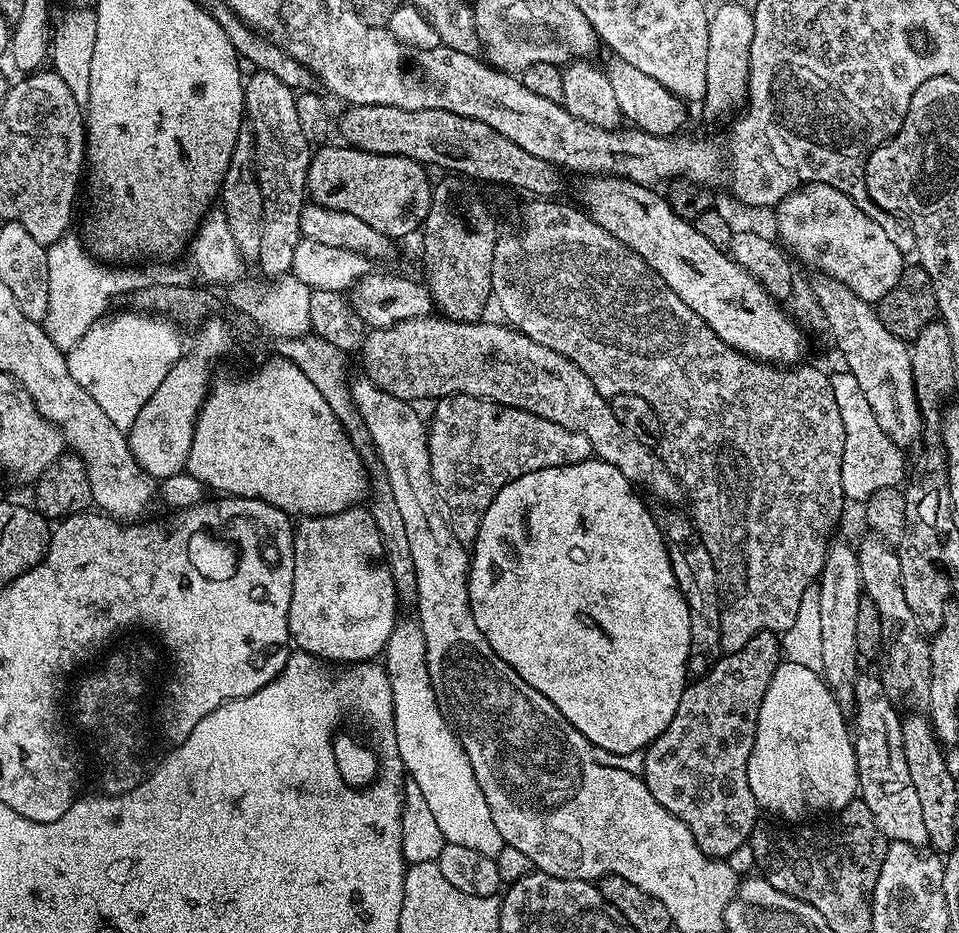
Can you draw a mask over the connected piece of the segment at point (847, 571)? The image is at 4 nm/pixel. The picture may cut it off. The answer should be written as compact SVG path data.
M836 539L829 543L828 553L824 558L824 568L818 577L818 591L819 605L822 609L822 666L824 667L822 675L839 704L848 706L852 704L854 698L854 686L858 675L856 663L861 659L858 654L858 637L854 635L854 625L858 622L858 606L862 599L862 589L860 587L860 567L856 557L856 548L853 545L843 544L842 541Z

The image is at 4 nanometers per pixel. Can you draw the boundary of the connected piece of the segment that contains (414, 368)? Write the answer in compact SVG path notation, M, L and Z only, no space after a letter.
M433 314L398 322L394 326L371 329L364 337L363 375L373 380L382 390L386 390L386 394L394 394L394 398L409 402L435 402L442 396L477 396L496 404L505 404L508 408L526 410L550 422L558 422L558 426L581 432L591 442L595 459L604 460L610 466L622 470L631 484L649 497L652 495L654 499L661 500L661 505L676 506L679 500L681 503L685 499L684 488L672 477L664 461L649 445L638 442L633 436L626 434L626 430L622 430L622 422L614 418L611 403L602 394L598 394L598 390L594 390L594 382L590 382L590 378L586 378L586 374L582 374L582 370L578 370L578 366L574 366L570 358L550 350L550 346L542 346L526 338L526 334L517 332L507 323L484 323L462 324Z

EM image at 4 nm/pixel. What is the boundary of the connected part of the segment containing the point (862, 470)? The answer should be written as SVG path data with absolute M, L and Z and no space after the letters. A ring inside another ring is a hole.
M839 370L829 375L834 400L842 417L844 432L842 456L842 486L845 499L858 504L865 503L878 490L899 487L906 476L907 459L905 452L893 442L878 426L870 402L863 397L858 382L847 370Z

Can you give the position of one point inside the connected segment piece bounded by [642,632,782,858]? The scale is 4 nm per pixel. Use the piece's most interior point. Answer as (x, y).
(698, 767)

